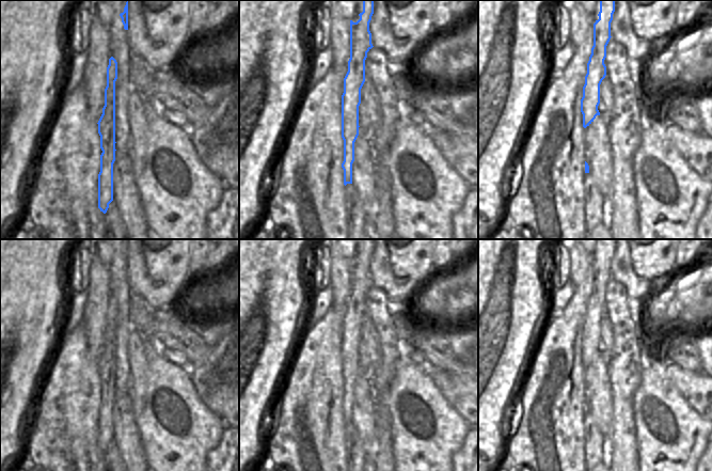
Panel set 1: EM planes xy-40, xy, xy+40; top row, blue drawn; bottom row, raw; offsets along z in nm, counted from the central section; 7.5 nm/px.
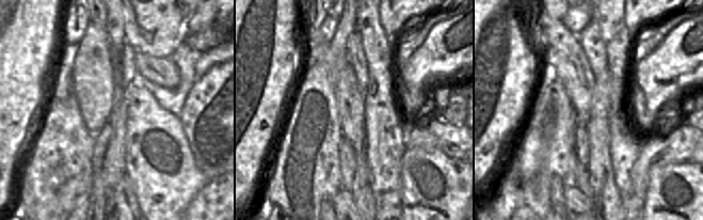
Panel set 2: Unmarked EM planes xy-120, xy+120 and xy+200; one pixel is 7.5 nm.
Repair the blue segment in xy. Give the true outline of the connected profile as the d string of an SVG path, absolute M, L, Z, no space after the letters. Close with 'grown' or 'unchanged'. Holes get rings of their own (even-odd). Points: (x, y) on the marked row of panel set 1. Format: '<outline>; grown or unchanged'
M363 0L363 12L357 22L350 20L350 59L344 78L342 95L342 138L344 140L344 185L352 184L354 142L359 136L359 106L361 89L365 82L365 60L374 47L369 22L374 14L374 0Z; unchanged

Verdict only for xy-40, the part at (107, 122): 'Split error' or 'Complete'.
Split error

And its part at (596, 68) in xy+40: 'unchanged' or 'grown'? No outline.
unchanged

